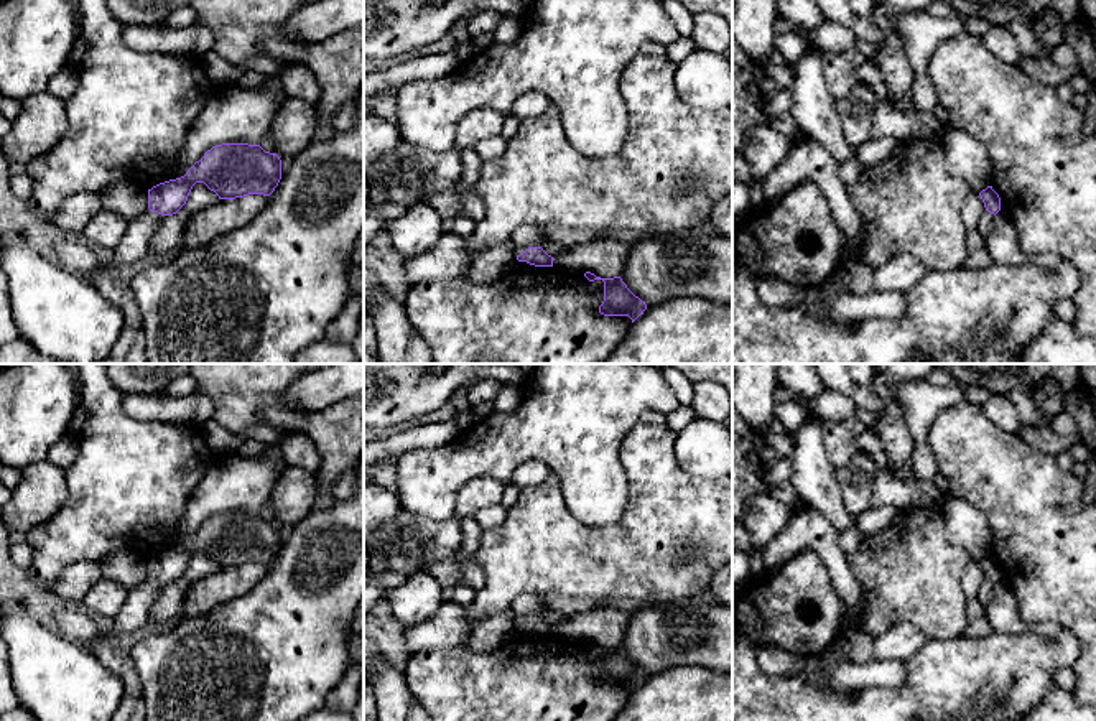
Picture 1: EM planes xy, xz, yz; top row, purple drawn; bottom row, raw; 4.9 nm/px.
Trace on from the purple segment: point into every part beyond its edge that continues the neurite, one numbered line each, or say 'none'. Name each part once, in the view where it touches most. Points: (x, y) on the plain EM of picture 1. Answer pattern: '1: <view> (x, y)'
1: xy (135, 611)

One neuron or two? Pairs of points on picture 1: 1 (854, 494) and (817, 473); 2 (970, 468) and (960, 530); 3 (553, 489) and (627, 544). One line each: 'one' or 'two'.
1: two
2: two
3: one

